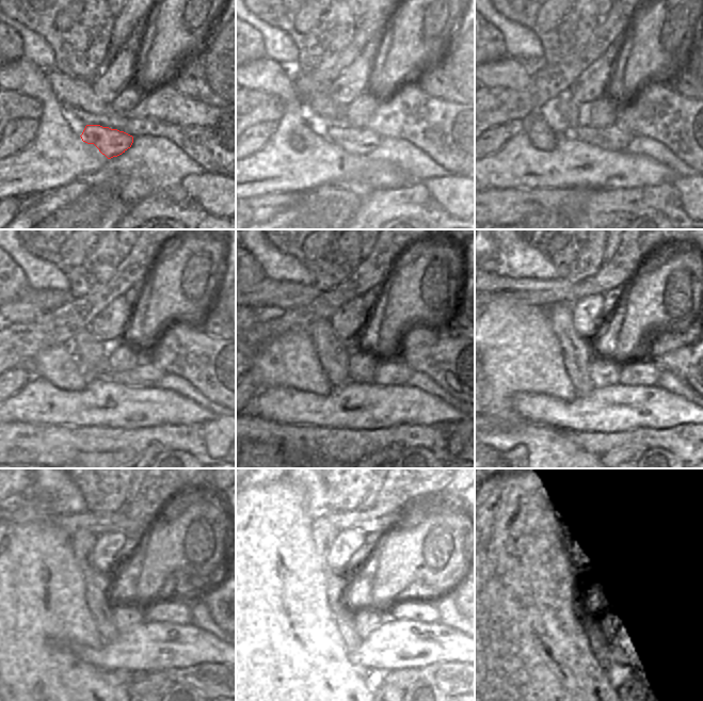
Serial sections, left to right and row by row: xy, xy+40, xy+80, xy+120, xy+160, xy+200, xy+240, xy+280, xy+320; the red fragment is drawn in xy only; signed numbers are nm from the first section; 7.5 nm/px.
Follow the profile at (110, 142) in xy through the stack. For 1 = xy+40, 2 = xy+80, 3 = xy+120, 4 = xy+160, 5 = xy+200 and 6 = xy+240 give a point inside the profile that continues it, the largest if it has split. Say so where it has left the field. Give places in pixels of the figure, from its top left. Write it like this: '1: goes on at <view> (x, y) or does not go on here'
1: goes on at xy+40 (355, 140)
2: goes on at xy+80 (611, 138)
3: goes on at xy+120 (145, 375)
4: goes on at xy+160 (397, 371)
5: goes on at xy+200 (642, 371)
6: goes on at xy+240 (175, 610)

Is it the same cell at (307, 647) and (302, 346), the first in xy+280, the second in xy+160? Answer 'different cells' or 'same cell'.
same cell

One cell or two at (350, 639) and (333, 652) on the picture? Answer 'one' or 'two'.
two

